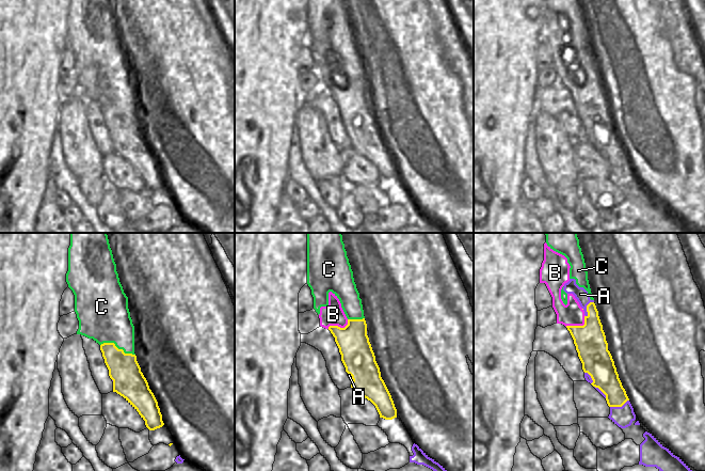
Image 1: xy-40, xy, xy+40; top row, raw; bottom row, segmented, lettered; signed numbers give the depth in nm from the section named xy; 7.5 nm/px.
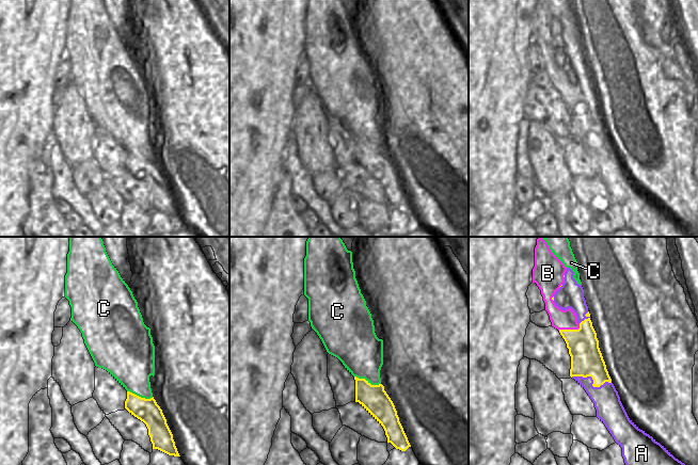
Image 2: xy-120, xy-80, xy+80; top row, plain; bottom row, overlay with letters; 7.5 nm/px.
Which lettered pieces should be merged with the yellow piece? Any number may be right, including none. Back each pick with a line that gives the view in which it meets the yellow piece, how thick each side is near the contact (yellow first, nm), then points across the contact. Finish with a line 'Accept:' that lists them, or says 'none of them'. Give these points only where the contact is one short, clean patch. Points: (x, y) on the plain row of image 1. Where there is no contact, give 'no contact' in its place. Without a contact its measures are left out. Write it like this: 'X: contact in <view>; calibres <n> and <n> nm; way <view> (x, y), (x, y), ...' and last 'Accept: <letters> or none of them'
B: contact in xy+40; calibres 240 and 170 nm
Accept: B

